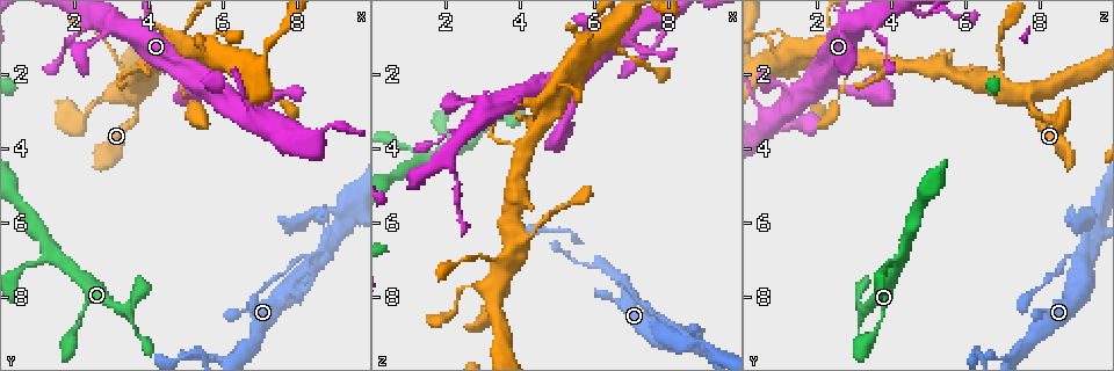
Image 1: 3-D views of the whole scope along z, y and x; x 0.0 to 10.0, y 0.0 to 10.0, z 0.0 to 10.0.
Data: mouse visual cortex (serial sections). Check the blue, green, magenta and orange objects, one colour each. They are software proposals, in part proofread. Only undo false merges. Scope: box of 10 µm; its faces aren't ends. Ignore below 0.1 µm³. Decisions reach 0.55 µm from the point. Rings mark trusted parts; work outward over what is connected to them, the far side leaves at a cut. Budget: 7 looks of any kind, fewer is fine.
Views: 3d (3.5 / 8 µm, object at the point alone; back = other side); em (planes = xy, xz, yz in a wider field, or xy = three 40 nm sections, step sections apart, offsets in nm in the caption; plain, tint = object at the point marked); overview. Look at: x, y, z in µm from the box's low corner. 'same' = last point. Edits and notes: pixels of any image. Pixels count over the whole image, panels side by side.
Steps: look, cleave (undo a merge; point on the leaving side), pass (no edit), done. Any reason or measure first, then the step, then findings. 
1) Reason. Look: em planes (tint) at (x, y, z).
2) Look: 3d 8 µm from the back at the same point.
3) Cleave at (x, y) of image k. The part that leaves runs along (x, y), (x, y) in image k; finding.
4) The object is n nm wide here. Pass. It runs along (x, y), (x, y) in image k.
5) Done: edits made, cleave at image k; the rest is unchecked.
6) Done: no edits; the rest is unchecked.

Small branch off a trunk. Look: 3d 8 µm at (4.05, 2.15, 6.50).

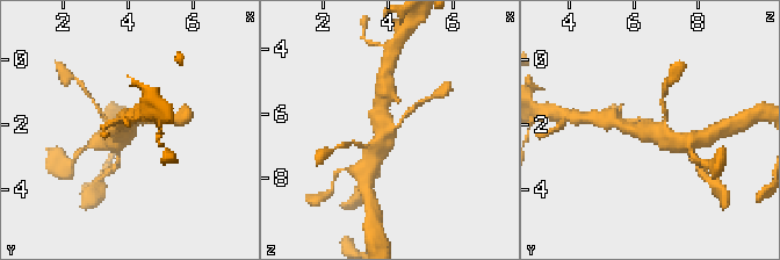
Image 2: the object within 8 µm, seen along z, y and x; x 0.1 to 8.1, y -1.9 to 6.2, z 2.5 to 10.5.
4 arms meet here; the arms are 100, 100, 300, 500 nm wide. Look: em xy step 1 (tint) at the same point.

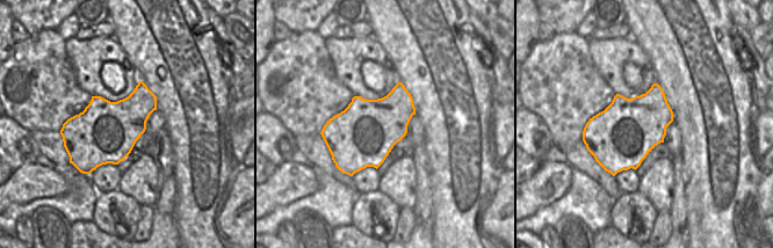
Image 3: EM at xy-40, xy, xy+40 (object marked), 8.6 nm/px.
Pass. It runs along (679, 142), (619, 124) in image 2; one cell here.

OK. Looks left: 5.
Abrupt turn. Look: 3d 3.5 µm at (7.90, 7.80, 9.20).

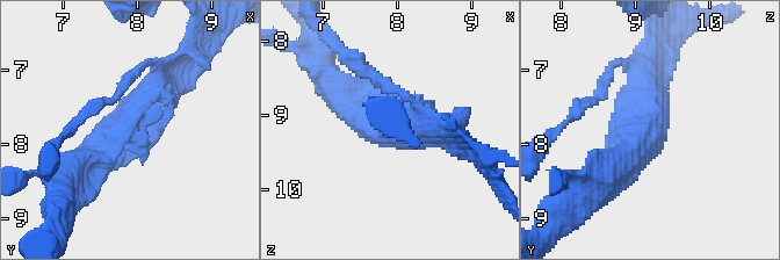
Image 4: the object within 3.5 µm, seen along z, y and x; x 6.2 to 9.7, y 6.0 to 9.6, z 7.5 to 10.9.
Shape alone is not enough. Look: em xy step 2 (plain) at (7.85, 7.80, 9.20).

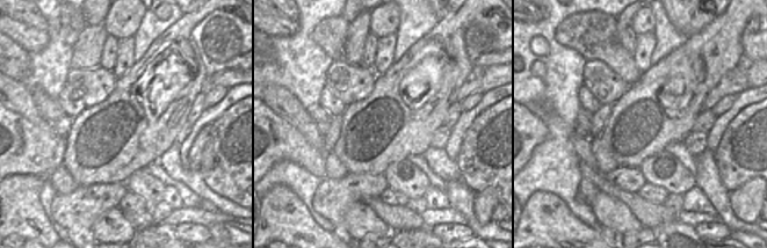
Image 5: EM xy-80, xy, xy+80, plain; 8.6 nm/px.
With the object marked. Look: em xy step 2 (tint) at the same point.

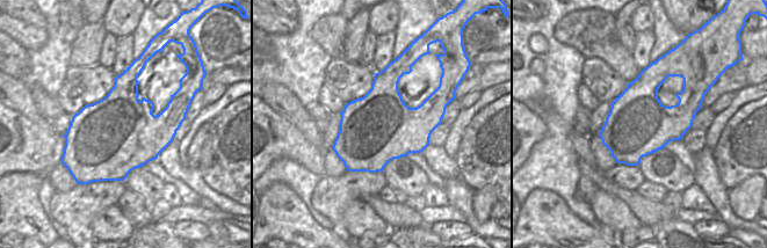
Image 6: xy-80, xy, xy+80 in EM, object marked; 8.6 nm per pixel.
Pass. It runs along (72, 172), (179, 87) in image 4; one cell here.

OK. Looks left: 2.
Side arm on a straight run. Look: 3d 3.5 µm at (1.55, 6.95, 4.25).

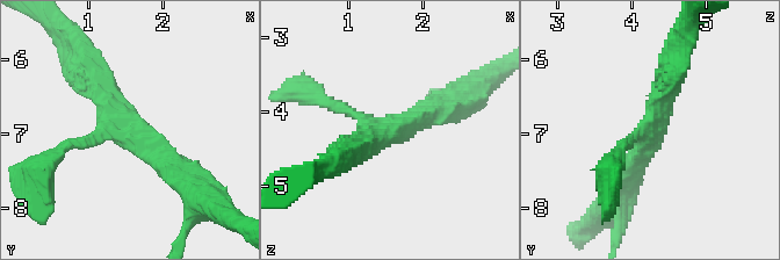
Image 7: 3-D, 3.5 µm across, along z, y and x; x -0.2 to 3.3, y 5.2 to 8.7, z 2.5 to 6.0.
Shape alone is not enough. Look: em planes (tint) at (1.60, 6.95, 4.30).

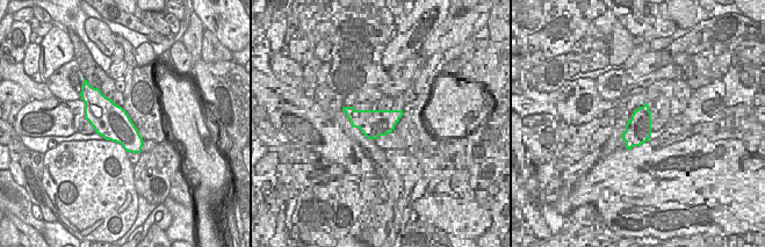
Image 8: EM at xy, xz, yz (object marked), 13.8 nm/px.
3 arms meet here; the arms are 150, 350, 350 nm wide. Pass. It runs along (190, 186), (127, 125), (91, 71) in image 7; all the same cell.

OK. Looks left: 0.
Done: no edits; the rest is unchecked.

